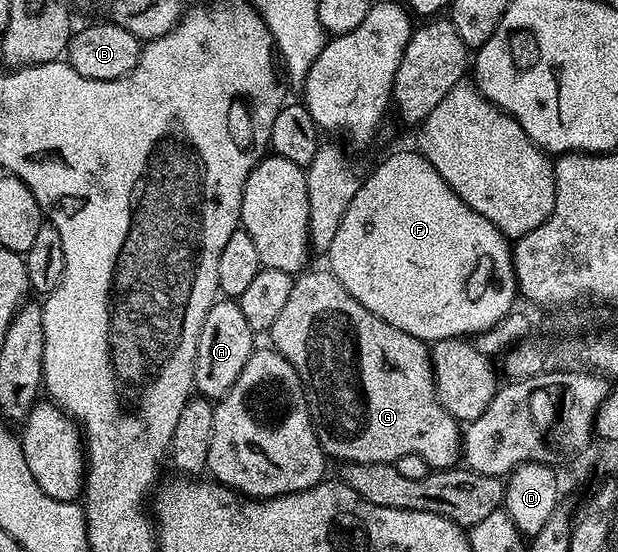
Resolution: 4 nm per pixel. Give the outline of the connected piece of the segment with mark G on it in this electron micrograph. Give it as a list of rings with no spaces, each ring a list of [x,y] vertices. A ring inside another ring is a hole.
[[[328,269],[306,270],[293,281],[291,298],[267,333],[273,350],[301,373],[301,384],[309,402],[309,416],[319,445],[330,460],[341,463],[391,463],[399,457],[418,455],[431,469],[449,469],[463,455],[462,424],[437,399],[433,380],[433,356],[422,341],[387,325],[371,313]]]

